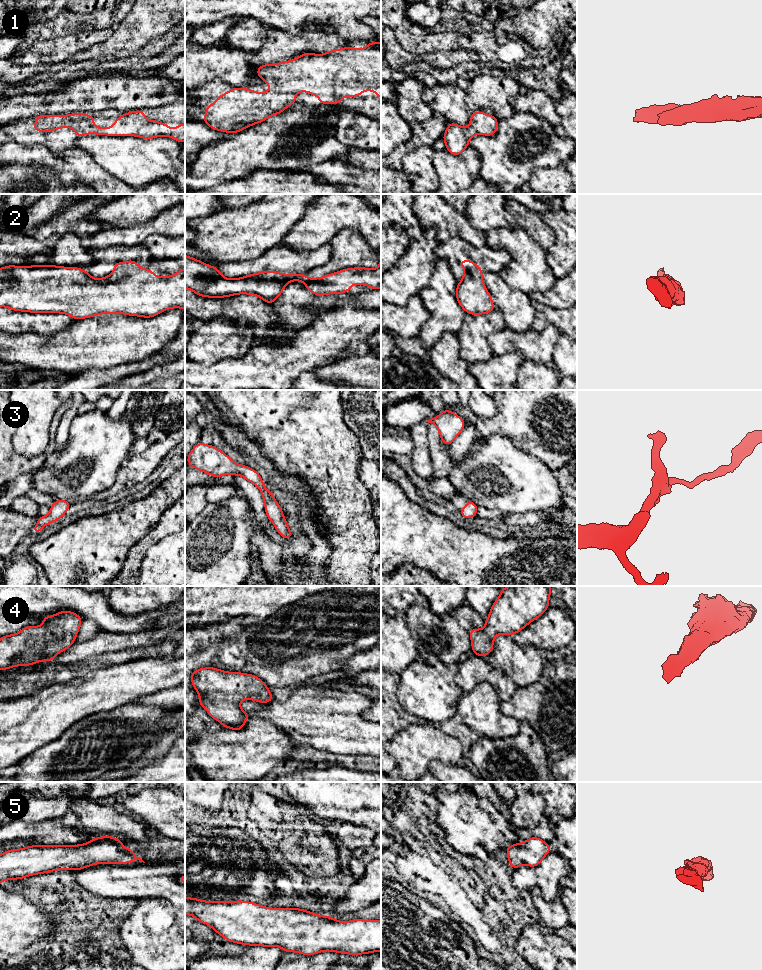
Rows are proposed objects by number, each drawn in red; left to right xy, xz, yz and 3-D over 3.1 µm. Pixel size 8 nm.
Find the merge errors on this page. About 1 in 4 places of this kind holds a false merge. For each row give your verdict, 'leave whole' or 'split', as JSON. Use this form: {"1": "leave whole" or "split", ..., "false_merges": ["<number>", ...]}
{"1": "leave whole", "2": "split", "3": "leave whole", "4": "leave whole", "5": "leave whole", "false_merges": ["2"]}

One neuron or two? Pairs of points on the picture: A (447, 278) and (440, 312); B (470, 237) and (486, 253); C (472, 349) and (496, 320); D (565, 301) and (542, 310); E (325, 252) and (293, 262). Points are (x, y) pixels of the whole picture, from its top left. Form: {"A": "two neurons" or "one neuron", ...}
{"A": "one neuron", "B": "two neurons", "C": "one neuron", "D": "two neurons", "E": "one neuron"}

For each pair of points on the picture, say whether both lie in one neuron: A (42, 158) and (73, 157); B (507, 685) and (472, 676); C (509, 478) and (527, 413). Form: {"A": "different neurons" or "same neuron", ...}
{"A": "same neuron", "B": "same neuron", "C": "different neurons"}

